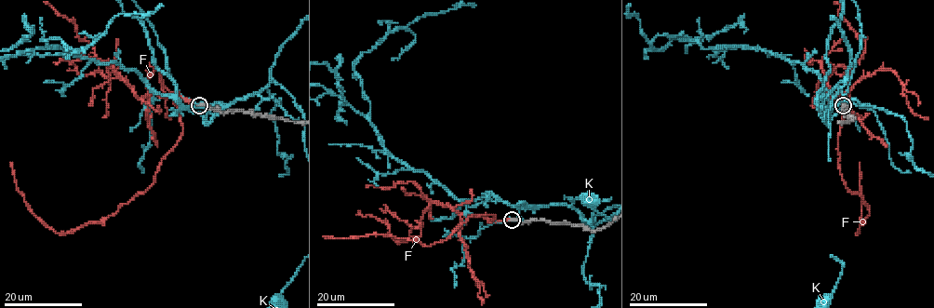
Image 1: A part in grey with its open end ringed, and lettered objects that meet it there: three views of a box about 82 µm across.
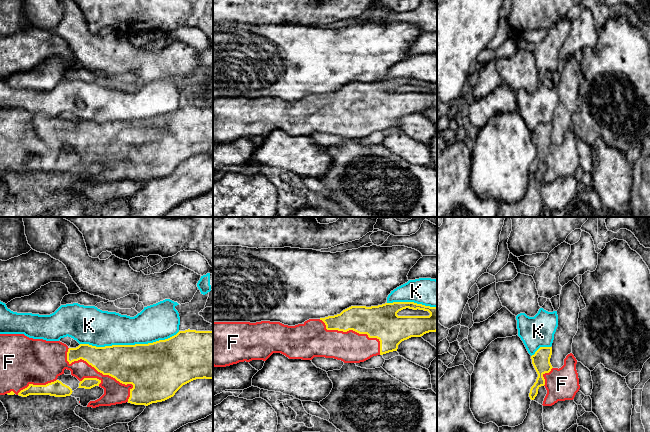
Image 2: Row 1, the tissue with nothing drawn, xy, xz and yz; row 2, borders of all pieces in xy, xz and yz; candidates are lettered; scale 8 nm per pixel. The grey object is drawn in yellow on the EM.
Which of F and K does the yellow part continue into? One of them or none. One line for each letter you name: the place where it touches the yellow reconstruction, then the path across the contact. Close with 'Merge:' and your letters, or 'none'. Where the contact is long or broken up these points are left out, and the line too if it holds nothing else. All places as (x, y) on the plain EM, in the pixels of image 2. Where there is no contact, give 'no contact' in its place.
F: xy (102, 149)
Merge: F

